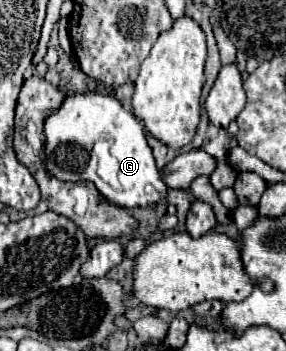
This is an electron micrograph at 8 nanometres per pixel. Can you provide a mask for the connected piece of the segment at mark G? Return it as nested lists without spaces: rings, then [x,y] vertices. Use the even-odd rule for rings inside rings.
[[[96,91],[66,95],[62,105],[44,119],[44,135],[44,165],[52,177],[72,183],[90,181],[102,197],[126,209],[156,205],[166,199],[166,185],[146,143],[144,127],[116,97]],[[96,143],[112,143],[110,155],[104,159],[104,177],[98,173],[100,157],[94,151]]]

